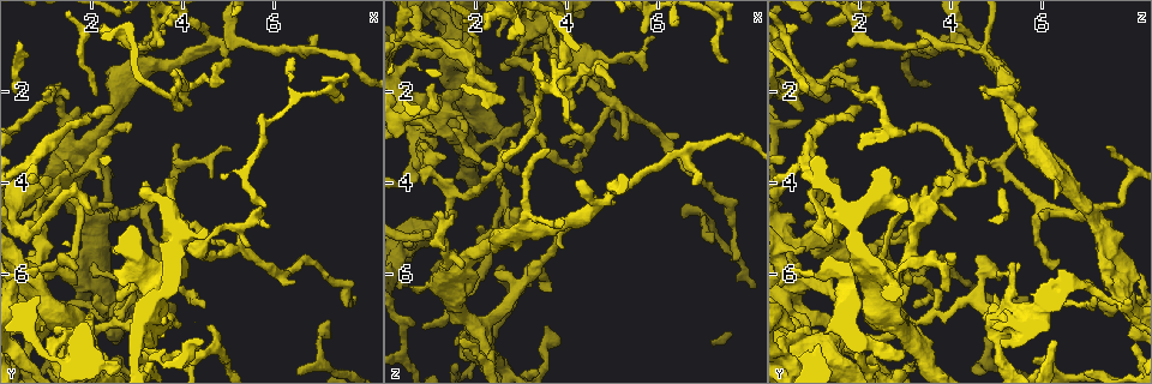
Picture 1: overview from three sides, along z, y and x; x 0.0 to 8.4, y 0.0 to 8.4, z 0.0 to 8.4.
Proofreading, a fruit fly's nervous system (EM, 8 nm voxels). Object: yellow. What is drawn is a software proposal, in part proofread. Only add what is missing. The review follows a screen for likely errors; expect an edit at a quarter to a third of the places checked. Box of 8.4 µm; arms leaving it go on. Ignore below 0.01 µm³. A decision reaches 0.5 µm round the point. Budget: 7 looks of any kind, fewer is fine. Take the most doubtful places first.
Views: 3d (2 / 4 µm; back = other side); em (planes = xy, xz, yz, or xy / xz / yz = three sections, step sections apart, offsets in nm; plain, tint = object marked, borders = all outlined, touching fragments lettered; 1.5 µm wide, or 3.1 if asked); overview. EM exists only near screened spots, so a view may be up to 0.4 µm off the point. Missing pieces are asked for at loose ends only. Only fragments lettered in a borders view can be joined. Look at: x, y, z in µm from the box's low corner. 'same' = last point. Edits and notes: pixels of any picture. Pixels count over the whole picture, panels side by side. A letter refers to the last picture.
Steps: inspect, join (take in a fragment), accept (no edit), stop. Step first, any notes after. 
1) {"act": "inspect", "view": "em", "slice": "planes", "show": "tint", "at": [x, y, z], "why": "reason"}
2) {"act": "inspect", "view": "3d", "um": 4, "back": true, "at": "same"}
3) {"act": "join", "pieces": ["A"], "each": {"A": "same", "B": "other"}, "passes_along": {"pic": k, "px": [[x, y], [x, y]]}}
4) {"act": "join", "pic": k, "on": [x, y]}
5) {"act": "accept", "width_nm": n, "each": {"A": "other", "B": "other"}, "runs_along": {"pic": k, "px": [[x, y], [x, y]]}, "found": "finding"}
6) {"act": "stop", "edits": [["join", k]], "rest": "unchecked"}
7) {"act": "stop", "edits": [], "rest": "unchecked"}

{"act": "inspect", "view": "3d", "um": 2, "back": true, "at": [3.85, 3.95, 1.60]}

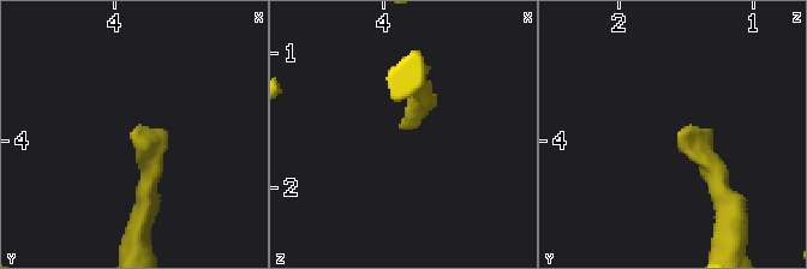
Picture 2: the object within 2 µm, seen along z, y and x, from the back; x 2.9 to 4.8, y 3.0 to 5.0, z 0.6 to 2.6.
{"act": "inspect", "view": "em", "slice": "yz", "step": 4, "show": "tint", "at": [3.86, 3.98, 1.54], "why": "shape alone is not enough"}

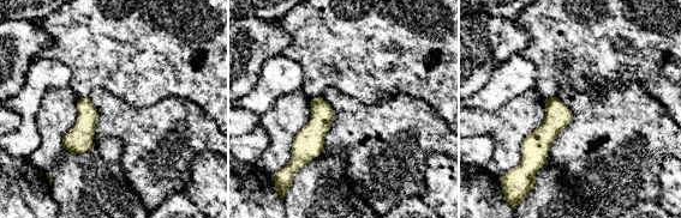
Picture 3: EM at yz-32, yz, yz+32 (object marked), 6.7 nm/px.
{"act": "inspect", "view": "em", "slice": "planes", "show": "borders", "at": "same"}

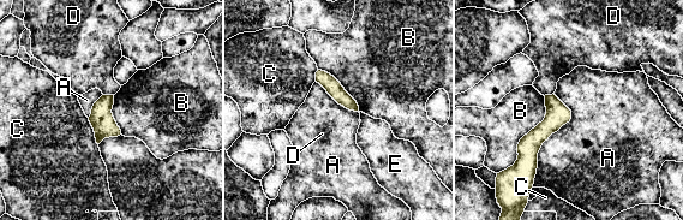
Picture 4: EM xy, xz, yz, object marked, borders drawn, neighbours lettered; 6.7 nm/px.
{"act": "accept", "each": {"A": "other", "B": "other", "C": "other", "D": "other", "E": "other"}, "border": {"pic": 4, "px": [[545, 96], [545, 117], [511, 166]]}, "found": "none of them fits"}

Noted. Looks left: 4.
{"act": "inspect", "view": "em", "slice": "planes", "show": "borders", "at": [2.00, 3.75, 6.25]}

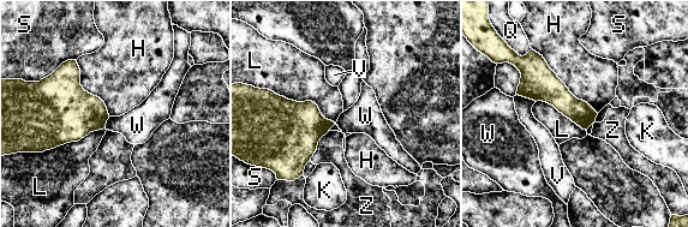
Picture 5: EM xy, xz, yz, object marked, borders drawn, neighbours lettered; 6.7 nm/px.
{"act": "accept", "each": {"H": "other", "K": "other", "L": "other", "Q": "other", "S": "other", "V": "other", "W": "other", "Z": "other"}, "border": {"pic": 5, "px": [[109, 117], [105, 127]]}, "found": "none of them fits"}

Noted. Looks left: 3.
{"act": "inspect", "view": "em", "slice": "xy", "step": 4, "show": "borders", "at": [2.05, 5.80, 5.50], "why": "free end"}

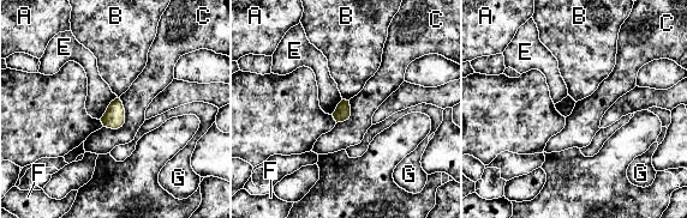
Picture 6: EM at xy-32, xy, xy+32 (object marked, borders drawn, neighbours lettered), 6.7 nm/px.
{"act": "inspect", "view": "em", "slice": "planes", "show": "borders", "at": "same", "why": "another direction"}

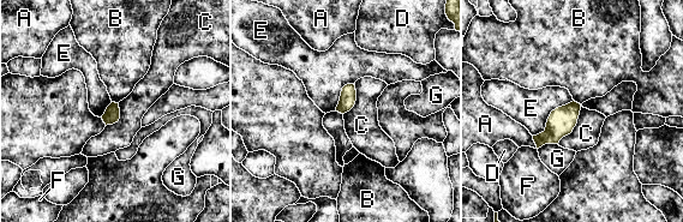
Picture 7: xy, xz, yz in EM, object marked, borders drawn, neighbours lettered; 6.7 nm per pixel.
{"act": "accept", "each": {"A": "other", "B": "other", "C": "other", "D": "other", "E": "other", "F": "other", "G": "other"}, "border": {"pic": 7, "px": [[581, 106], [576, 125], [557, 143]]}, "found": "no lettered fragment goes on from it"}

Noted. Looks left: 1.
{"act": "stop", "edits": [], "rest": "unchecked"}

